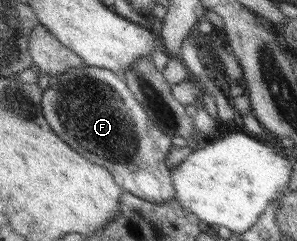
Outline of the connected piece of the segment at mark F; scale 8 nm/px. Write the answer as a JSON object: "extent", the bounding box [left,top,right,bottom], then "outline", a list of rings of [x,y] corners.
{"extent":[42,64,176,203],"outline":[[[83,64],[80,68],[73,68],[57,76],[57,83],[49,86],[42,98],[45,119],[48,120],[53,131],[65,140],[65,143],[76,148],[81,155],[91,159],[93,163],[109,168],[116,182],[124,188],[125,192],[153,203],[175,200],[176,191],[172,180],[172,169],[169,169],[166,162],[169,152],[175,147],[171,136],[155,125],[143,105],[129,90],[122,75],[109,70],[109,68]]]}

